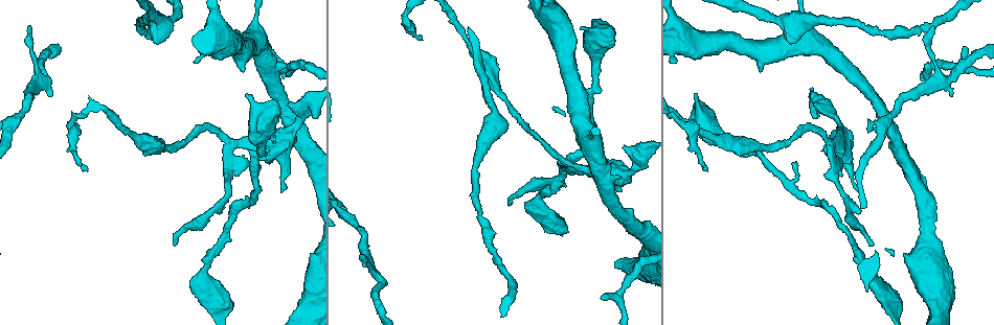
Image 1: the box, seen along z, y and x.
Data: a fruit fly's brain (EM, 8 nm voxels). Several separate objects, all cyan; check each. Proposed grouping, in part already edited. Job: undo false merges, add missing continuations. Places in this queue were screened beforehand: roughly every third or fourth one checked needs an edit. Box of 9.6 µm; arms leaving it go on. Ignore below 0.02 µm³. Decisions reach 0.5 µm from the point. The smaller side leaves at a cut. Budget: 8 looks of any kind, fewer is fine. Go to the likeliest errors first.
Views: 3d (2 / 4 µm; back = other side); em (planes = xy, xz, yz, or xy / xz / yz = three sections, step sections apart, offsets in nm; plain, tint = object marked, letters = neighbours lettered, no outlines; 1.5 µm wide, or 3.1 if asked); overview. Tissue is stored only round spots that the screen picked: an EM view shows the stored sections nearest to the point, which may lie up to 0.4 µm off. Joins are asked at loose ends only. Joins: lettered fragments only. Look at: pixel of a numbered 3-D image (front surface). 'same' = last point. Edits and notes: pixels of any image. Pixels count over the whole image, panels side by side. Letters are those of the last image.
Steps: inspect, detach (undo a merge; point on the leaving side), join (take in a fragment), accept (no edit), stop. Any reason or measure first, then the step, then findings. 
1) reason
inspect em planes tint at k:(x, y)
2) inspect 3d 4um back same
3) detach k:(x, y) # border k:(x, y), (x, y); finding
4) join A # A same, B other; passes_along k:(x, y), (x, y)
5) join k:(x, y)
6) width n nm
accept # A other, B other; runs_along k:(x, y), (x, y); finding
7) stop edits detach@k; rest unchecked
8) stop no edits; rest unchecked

free end
inspect 3d 4um back at 1:(965, 46)

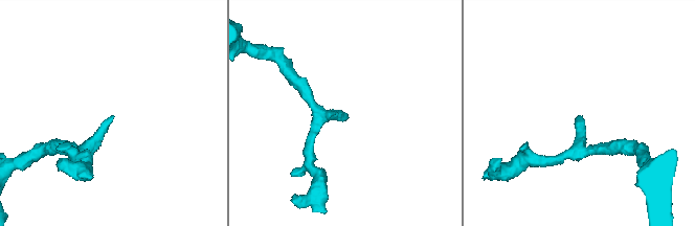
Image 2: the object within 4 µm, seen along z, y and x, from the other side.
inspect em xy step 4 letters at 2:(579, 118)

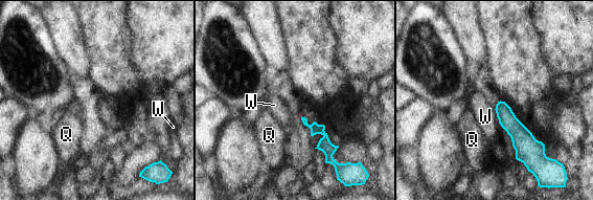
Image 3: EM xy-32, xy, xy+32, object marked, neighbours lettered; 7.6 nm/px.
inspect em planes letters same

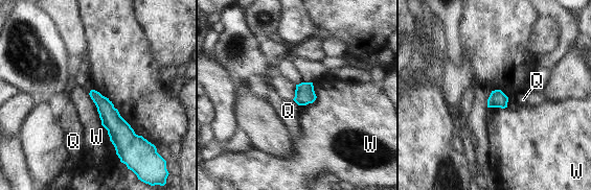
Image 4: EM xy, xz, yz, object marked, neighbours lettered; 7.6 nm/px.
accept # Q other, W other; none of them fits

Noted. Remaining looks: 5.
free end
inspect em xy step 4 letters at 1:(873, 245)

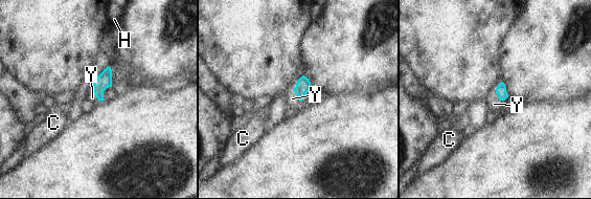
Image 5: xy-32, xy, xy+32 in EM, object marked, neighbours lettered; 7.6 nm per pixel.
inspect em planes letters same

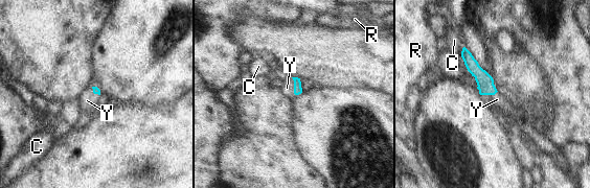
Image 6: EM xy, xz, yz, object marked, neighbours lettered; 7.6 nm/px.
join Y # C other, R other, Y same; it goes on there

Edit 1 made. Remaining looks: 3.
thin arm on a thick one
inspect em planes letters at 1:(570, 165)

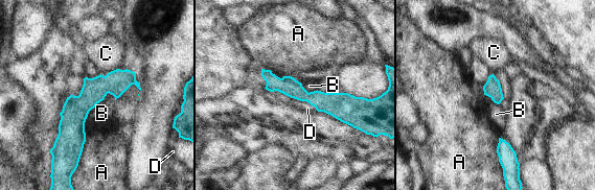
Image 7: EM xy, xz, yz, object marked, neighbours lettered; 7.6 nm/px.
accept # A other, B other, C other, D other; border 7:(115, 97), (108, 93), (85, 121); one neuron here

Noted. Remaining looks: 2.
stop edits join@6; rest unchecked

